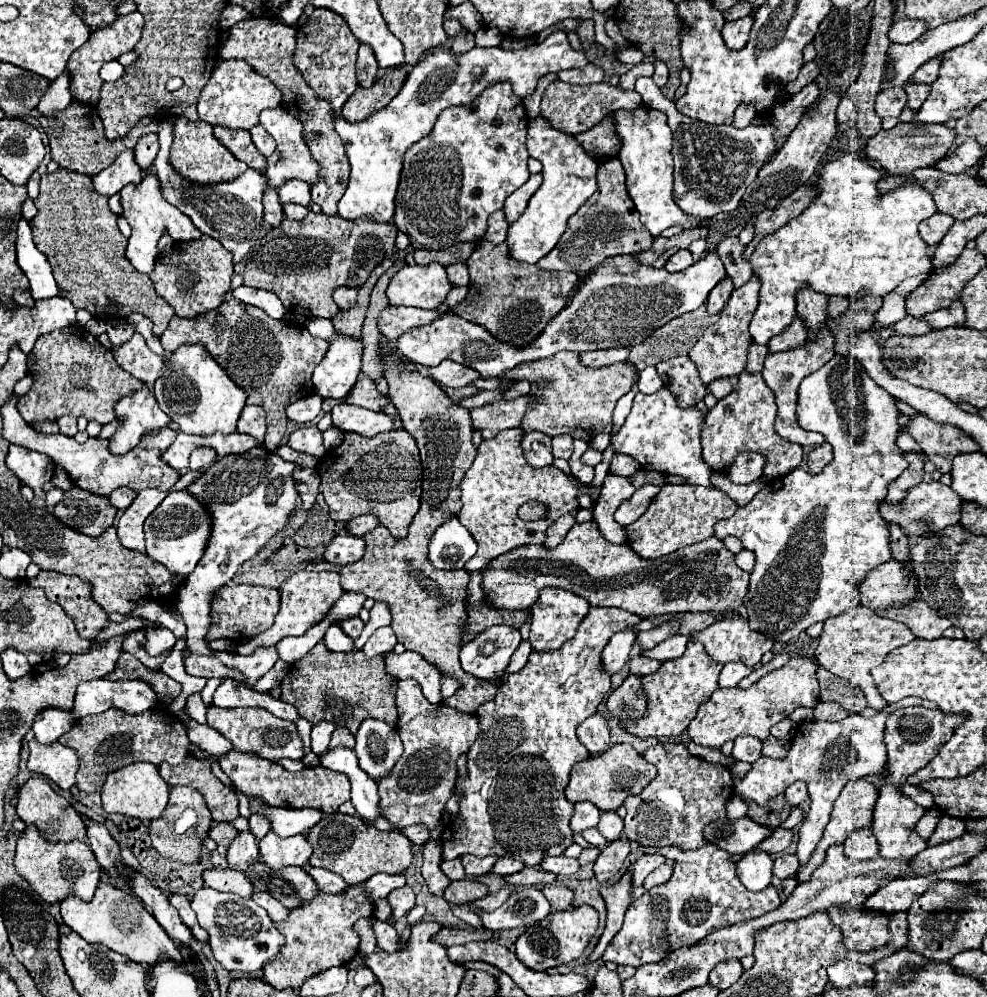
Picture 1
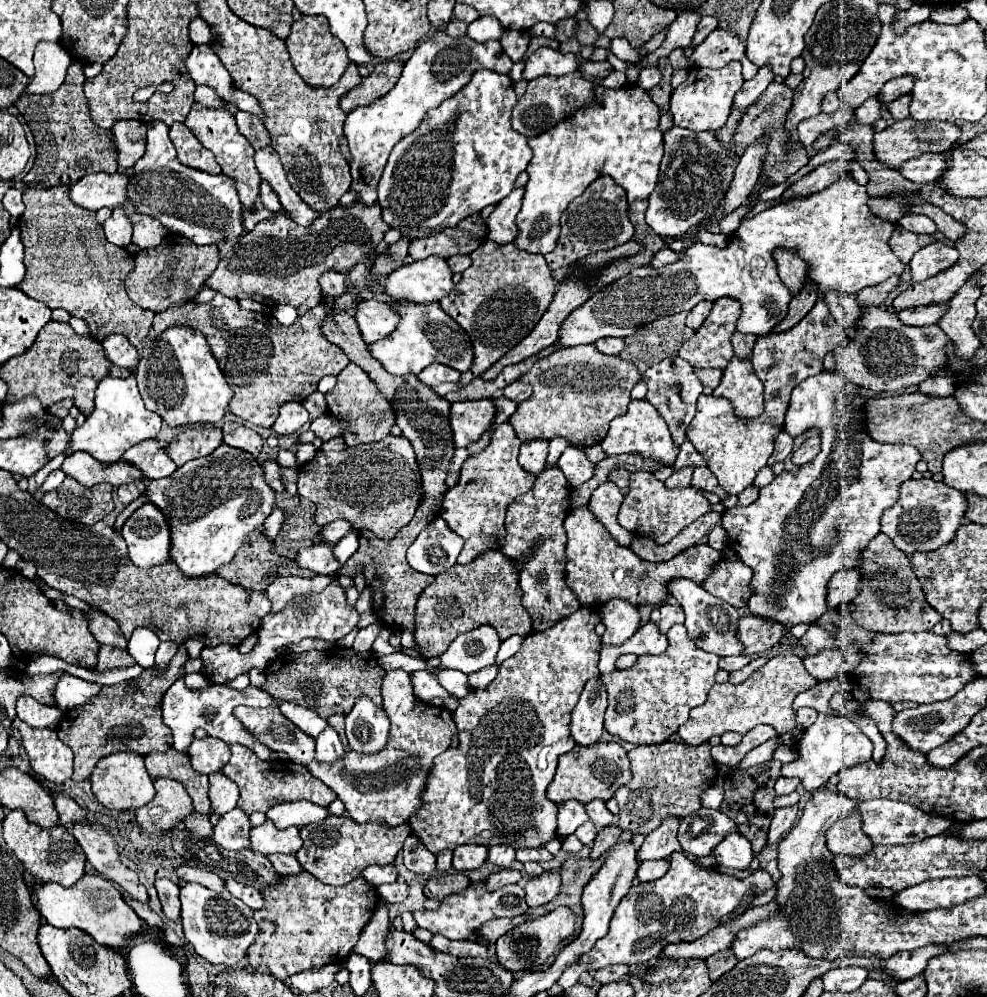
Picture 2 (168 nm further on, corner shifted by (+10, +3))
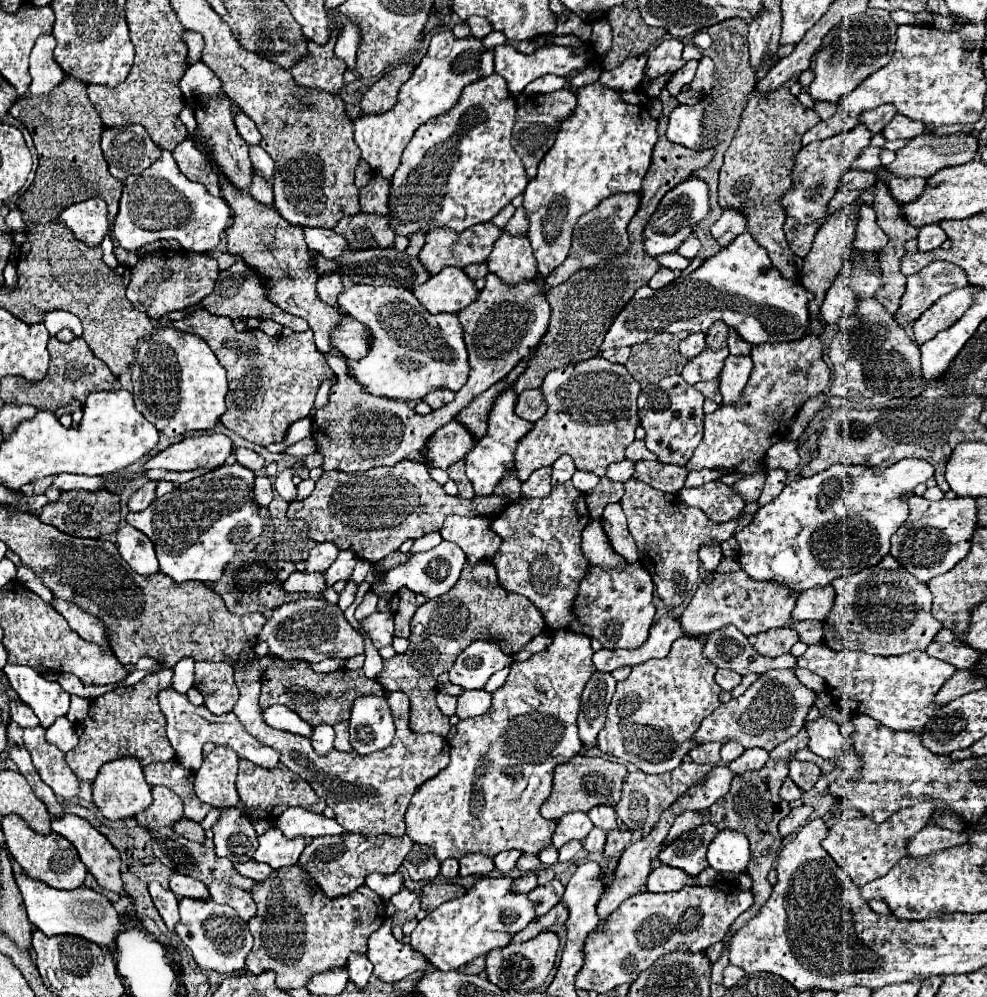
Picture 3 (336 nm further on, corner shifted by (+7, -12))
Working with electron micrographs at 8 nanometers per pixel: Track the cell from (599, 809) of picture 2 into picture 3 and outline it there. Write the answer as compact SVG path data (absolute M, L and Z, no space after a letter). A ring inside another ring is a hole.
M612 806L592 808L592 810L588 812L588 816L590 816L590 820L592 820L594 826L598 826L598 828L602 828L602 830L606 830L606 832L618 828L618 826L616 826L616 812L614 812Z

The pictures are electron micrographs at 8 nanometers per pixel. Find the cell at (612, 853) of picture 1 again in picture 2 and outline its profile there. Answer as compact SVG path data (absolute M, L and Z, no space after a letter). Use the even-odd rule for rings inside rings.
M609 825L609 827L603 827L595 841L593 841L593 849L591 849L591 859L597 859L601 853L605 853L607 849L611 849L621 837L621 829L615 827L615 825Z

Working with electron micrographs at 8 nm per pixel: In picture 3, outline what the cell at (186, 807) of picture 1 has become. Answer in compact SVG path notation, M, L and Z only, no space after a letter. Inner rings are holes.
M154 786L152 788L152 804L144 812L138 812L134 818L138 824L146 830L154 828L172 828L178 820L184 818L184 806L182 800L164 786Z

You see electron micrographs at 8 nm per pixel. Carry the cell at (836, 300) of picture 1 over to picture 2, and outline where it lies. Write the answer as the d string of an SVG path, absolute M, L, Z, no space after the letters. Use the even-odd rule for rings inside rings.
M819 299L811 313L803 317L793 329L757 337L751 355L751 365L765 387L765 411L759 417L741 419L735 415L731 401L713 395L699 397L697 413L687 429L687 439L707 461L711 473L717 477L719 485L727 493L737 495L749 485L753 485L759 469L767 465L767 459L773 453L775 435L783 429L783 417L789 407L793 387L797 387L803 379L821 373L823 357L831 349L835 349L835 345L841 345L845 337L847 335L843 327L827 313L827 305L823 305L823 299Z

